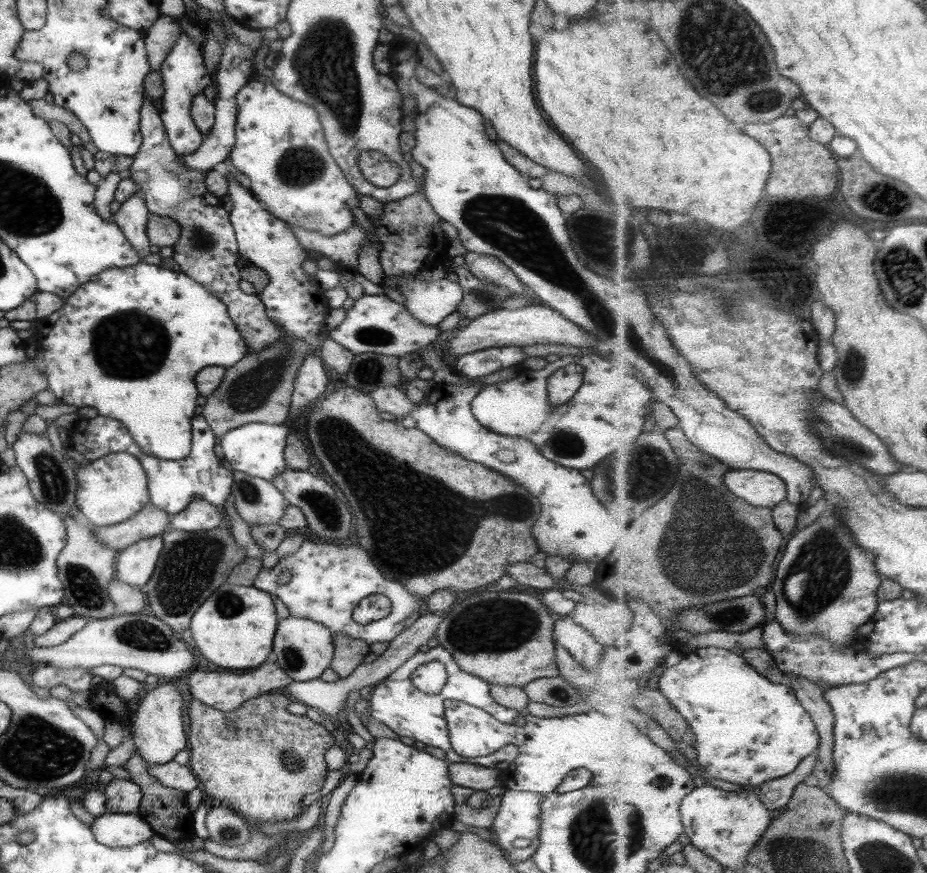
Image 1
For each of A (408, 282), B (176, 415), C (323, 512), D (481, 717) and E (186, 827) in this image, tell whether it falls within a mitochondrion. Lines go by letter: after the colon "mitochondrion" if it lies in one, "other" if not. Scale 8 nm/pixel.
A: other
B: other
C: mitochondrion
D: other
E: other

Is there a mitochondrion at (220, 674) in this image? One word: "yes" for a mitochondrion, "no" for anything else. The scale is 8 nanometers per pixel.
no

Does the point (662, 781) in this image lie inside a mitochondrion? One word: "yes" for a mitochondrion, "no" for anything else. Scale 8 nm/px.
no

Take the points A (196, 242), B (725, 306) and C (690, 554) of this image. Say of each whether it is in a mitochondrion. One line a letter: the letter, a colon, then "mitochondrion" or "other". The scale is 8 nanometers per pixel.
A: mitochondrion
B: mitochondrion
C: mitochondrion

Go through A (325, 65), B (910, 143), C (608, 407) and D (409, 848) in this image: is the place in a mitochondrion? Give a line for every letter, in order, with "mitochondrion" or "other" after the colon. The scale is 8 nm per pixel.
A: mitochondrion
B: other
C: other
D: other

